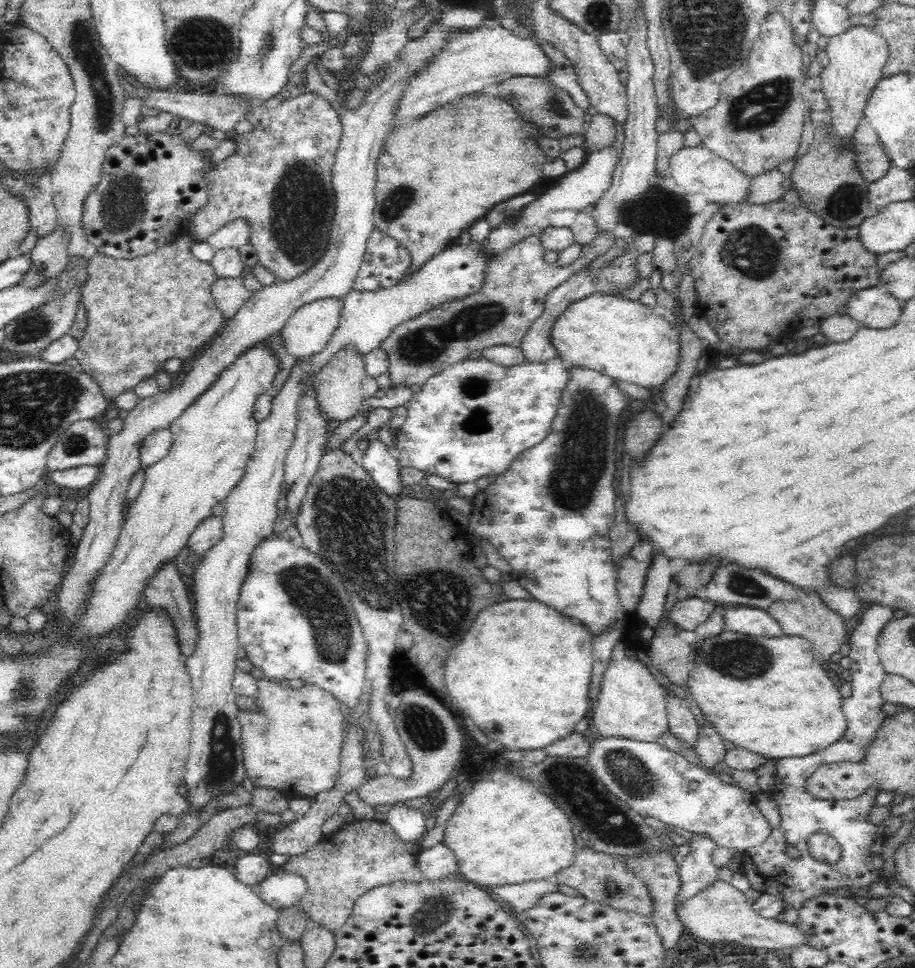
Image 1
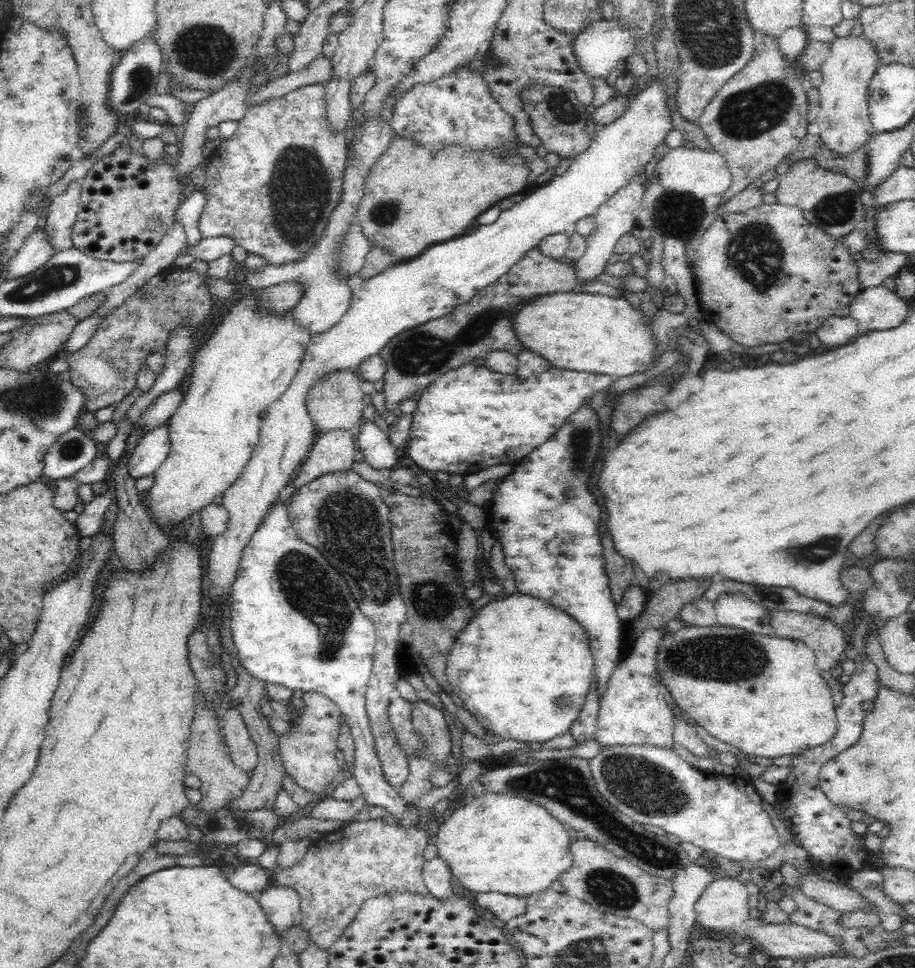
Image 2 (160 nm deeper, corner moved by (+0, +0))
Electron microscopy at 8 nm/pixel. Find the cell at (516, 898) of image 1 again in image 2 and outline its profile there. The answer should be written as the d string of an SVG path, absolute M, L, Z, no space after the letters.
M501 892L476 893L474 899L484 911L492 912L496 920L507 923L526 912L527 897Z

